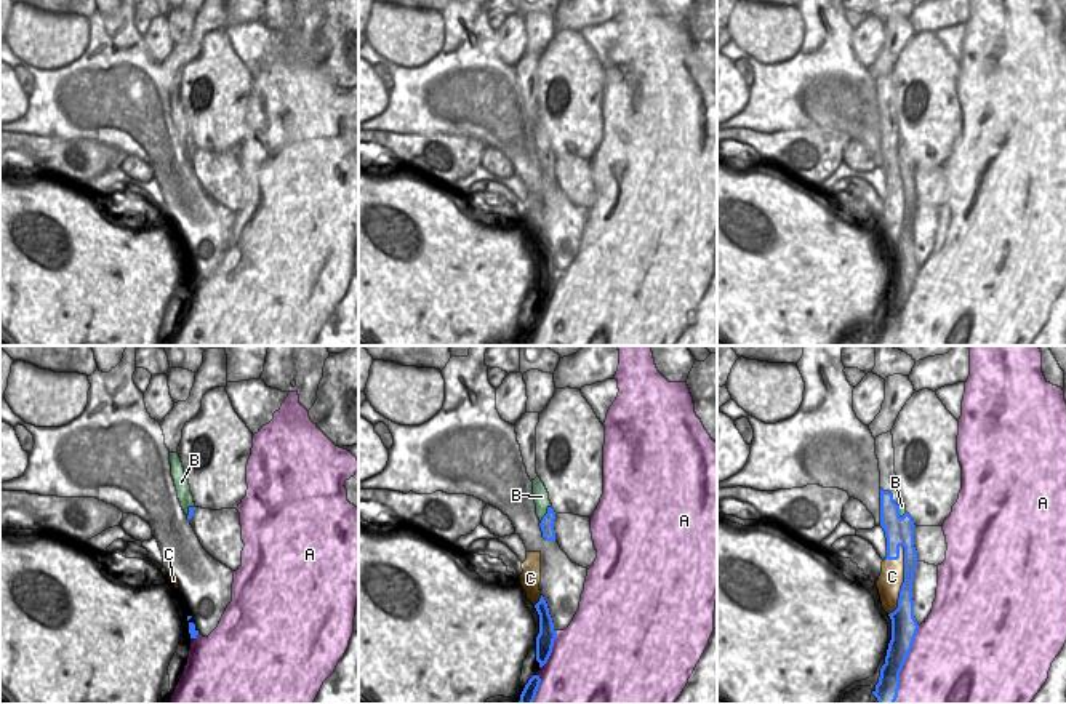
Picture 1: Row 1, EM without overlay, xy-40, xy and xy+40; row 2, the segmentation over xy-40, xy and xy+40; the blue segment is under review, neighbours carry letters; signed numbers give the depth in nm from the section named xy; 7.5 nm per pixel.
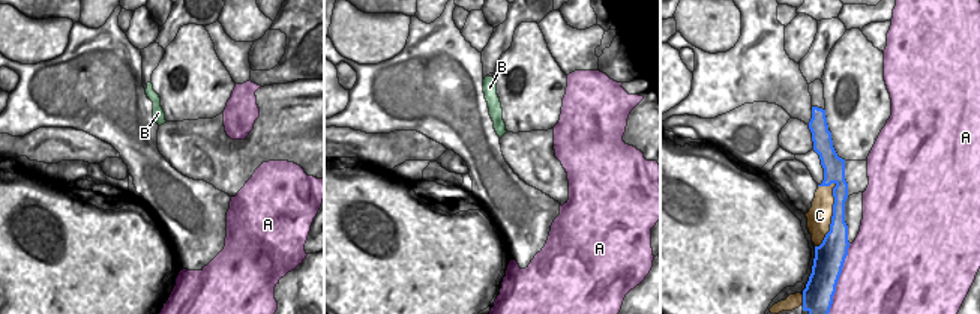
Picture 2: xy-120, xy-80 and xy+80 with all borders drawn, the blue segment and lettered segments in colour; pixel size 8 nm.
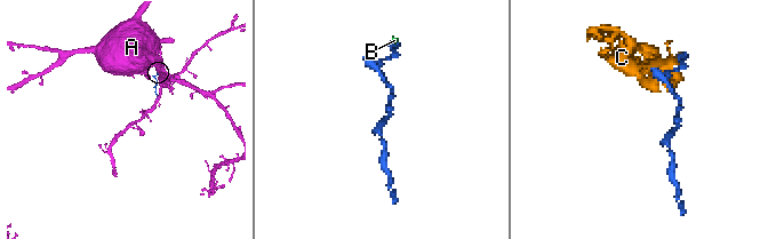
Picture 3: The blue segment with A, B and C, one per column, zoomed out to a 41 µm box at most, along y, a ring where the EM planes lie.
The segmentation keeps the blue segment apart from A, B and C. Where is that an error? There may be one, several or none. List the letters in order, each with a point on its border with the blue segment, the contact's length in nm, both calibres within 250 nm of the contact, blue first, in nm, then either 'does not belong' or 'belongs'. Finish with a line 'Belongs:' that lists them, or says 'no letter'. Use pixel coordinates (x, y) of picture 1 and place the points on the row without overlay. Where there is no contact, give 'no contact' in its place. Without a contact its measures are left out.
A: xy+40 (903, 306) | 600 nm | 190/500 nm | does not belong
B: xy (545, 157) | 160 nm | 100/120 nm | does not belong
C: xy+40 (905, 221) | 550 nm | 140/180 nm | does not belong
Belongs: no letter

